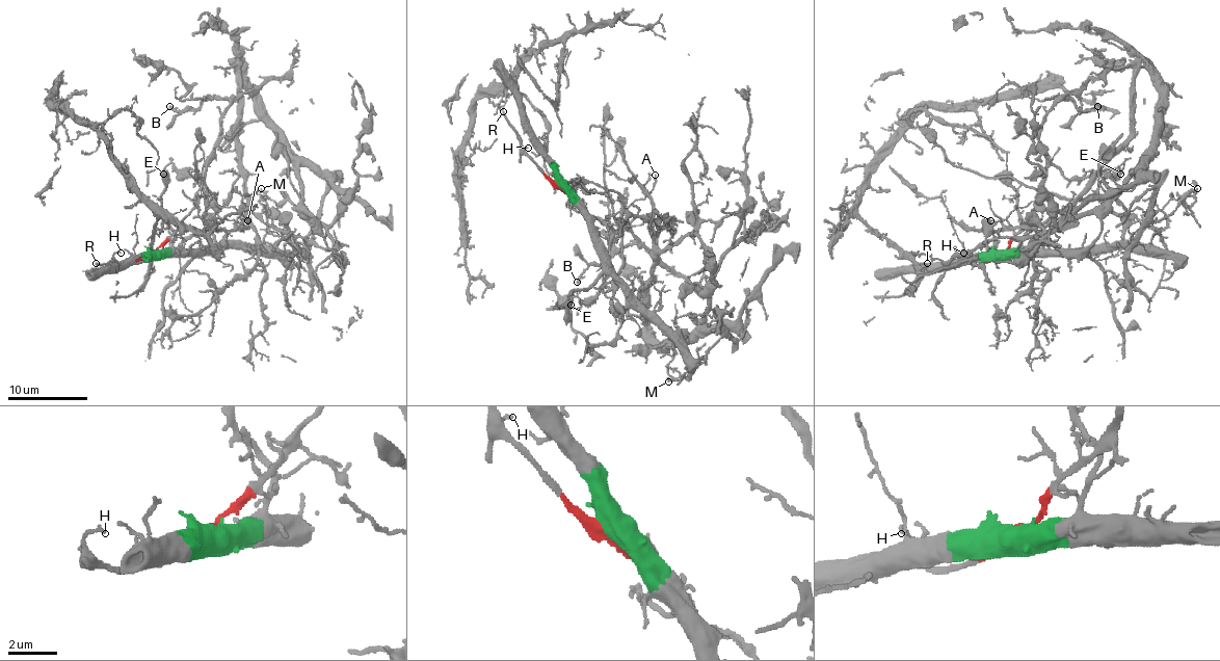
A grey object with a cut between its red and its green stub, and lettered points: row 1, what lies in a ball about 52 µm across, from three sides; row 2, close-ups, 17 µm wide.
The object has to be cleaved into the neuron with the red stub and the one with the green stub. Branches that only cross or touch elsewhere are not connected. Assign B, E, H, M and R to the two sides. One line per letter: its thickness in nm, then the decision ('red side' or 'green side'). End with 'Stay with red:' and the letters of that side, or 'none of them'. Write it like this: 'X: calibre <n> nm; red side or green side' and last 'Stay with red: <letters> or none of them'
B: calibre 170 nm; red side
E: calibre 130 nm; green side
H: calibre 120 nm; red side
M: calibre 240 nm; green side
R: calibre 180 nm; red side
Stay with red: B, H, R

